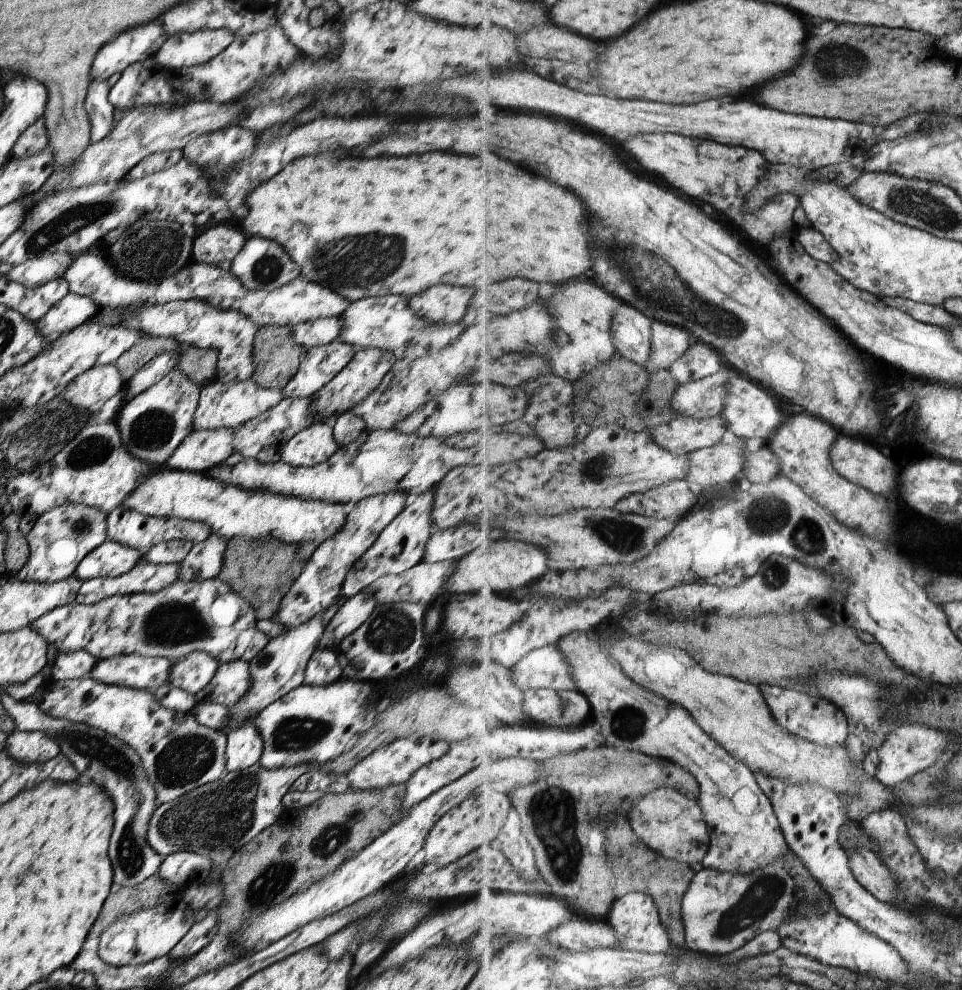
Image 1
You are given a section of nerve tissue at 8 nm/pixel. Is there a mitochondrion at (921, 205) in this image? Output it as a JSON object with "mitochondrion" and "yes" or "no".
{"mitochondrion":"yes"}

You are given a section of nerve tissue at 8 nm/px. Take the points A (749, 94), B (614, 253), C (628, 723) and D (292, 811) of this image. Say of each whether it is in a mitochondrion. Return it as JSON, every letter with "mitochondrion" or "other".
{"A":"other","B":"mitochondrion","C":"mitochondrion","D":"other"}

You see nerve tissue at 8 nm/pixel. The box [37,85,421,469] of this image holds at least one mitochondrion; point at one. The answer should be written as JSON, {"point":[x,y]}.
{"point":[358,261]}

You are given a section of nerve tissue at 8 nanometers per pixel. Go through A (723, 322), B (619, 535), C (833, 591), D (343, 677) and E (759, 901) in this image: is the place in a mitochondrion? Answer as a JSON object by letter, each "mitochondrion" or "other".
{"A":"mitochondrion","B":"mitochondrion","C":"other","D":"other","E":"mitochondrion"}

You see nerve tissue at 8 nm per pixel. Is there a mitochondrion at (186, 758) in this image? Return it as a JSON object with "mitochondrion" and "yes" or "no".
{"mitochondrion":"yes"}

